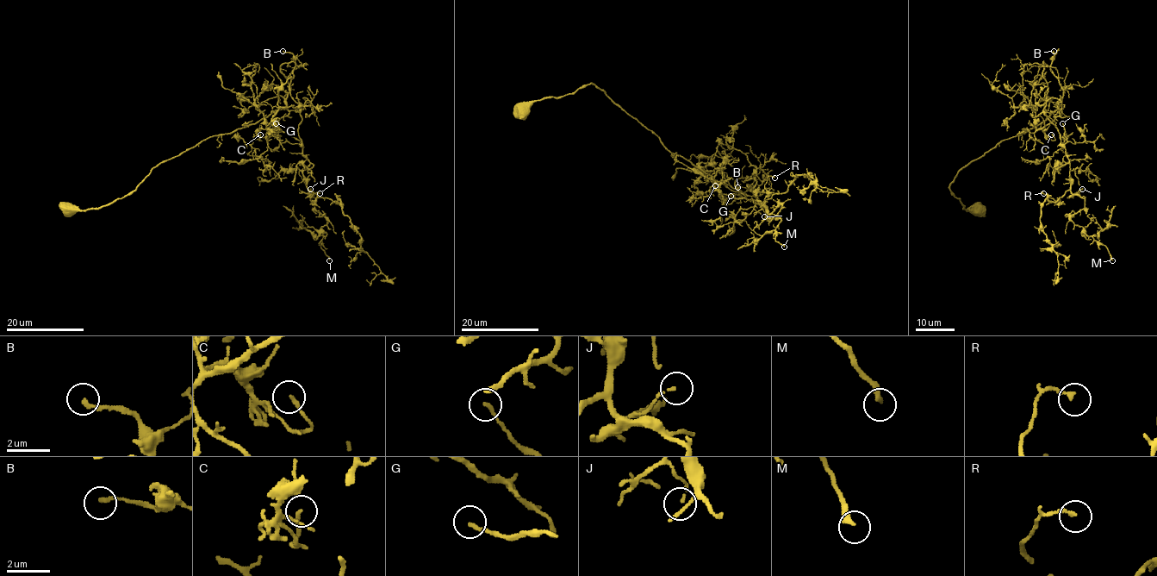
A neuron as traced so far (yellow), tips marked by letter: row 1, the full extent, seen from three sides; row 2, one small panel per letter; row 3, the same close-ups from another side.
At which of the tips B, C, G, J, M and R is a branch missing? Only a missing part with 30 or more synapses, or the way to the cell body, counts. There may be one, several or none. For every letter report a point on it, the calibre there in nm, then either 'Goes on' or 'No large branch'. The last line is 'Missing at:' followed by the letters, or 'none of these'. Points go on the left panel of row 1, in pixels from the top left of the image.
B: Place: (283, 51). Thickness 180 nm. No large branch
C: Place: (260, 134). Thickness 150 nm. No large branch
G: Place: (276, 123). Thickness 160 nm. No large branch
J: Place: (310, 189). Thickness 80 nm. No large branch
M: Place: (329, 260). Thickness 240 nm. Goes on
R: Place: (320, 193). Thickness 170 nm. No large branch
Missing at: M

